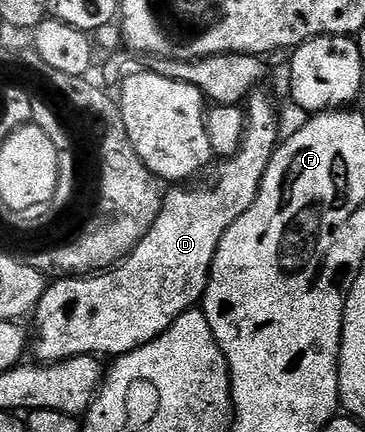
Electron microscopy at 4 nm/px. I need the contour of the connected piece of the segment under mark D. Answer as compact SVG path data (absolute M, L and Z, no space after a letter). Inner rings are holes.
M253 93L246 100L244 140L236 153L221 158L211 168L213 171L208 183L169 186L163 192L164 205L160 208L154 225L125 259L121 259L115 267L95 275L65 277L47 284L41 301L34 310L37 331L36 335L34 331L30 339L31 354L36 354L40 363L60 363L63 359L79 355L125 355L166 333L166 329L170 329L170 325L174 325L174 321L178 321L182 313L193 310L203 300L218 245L226 229L230 229L230 225L234 225L234 221L238 221L238 217L242 217L242 213L246 213L250 205L254 205L260 192L262 177L272 160L272 153L282 139L276 107L270 96L260 94Z

